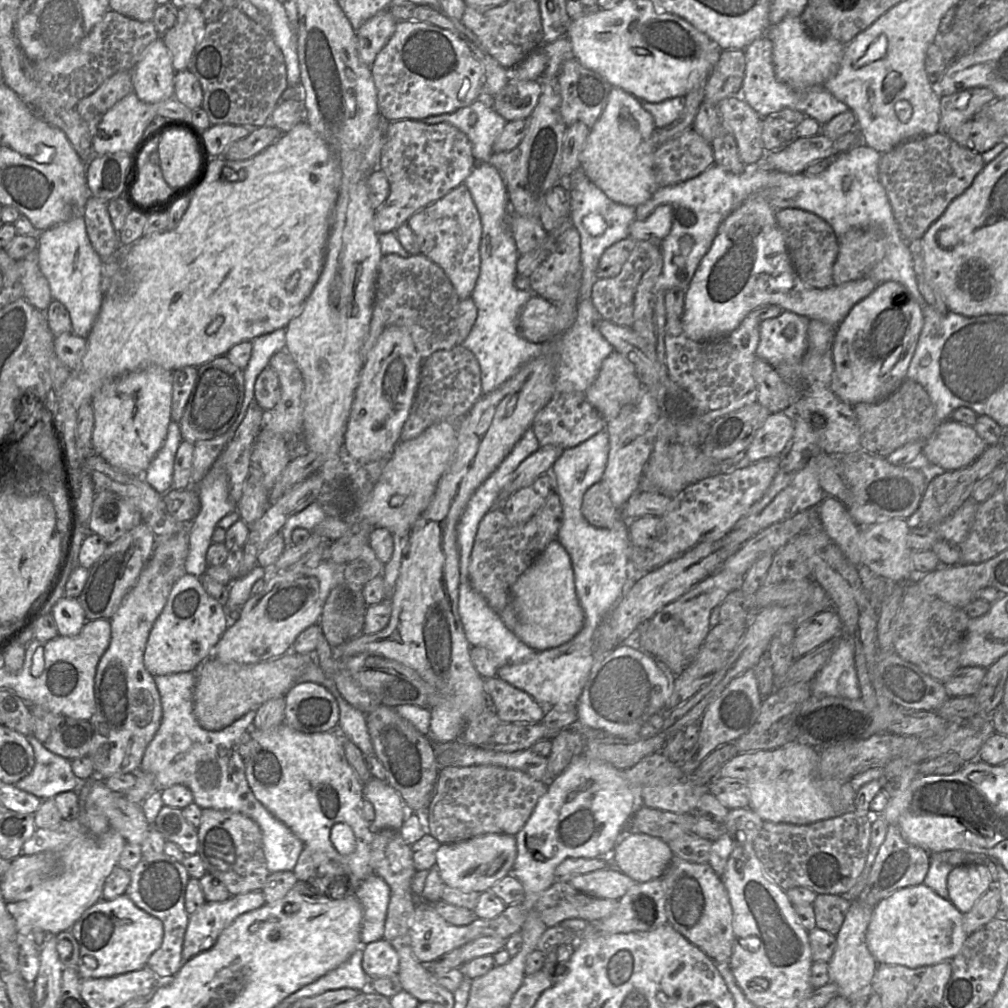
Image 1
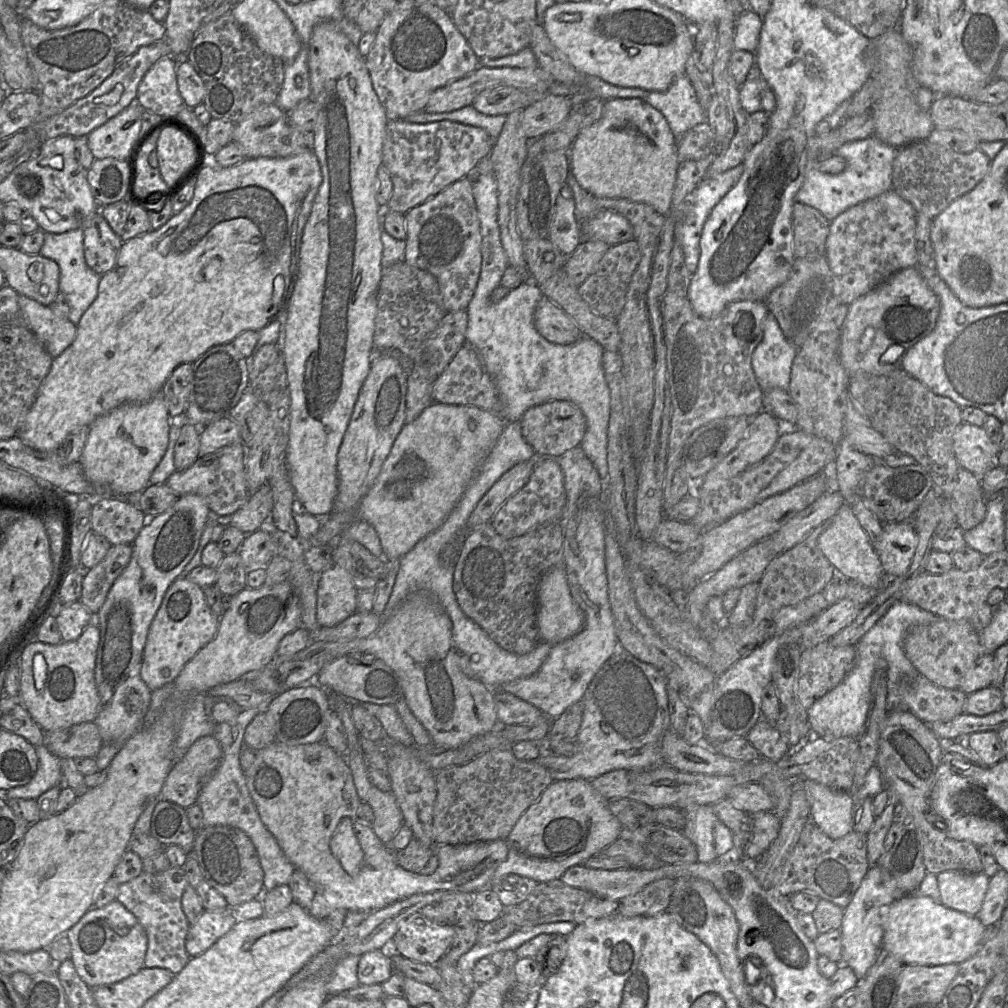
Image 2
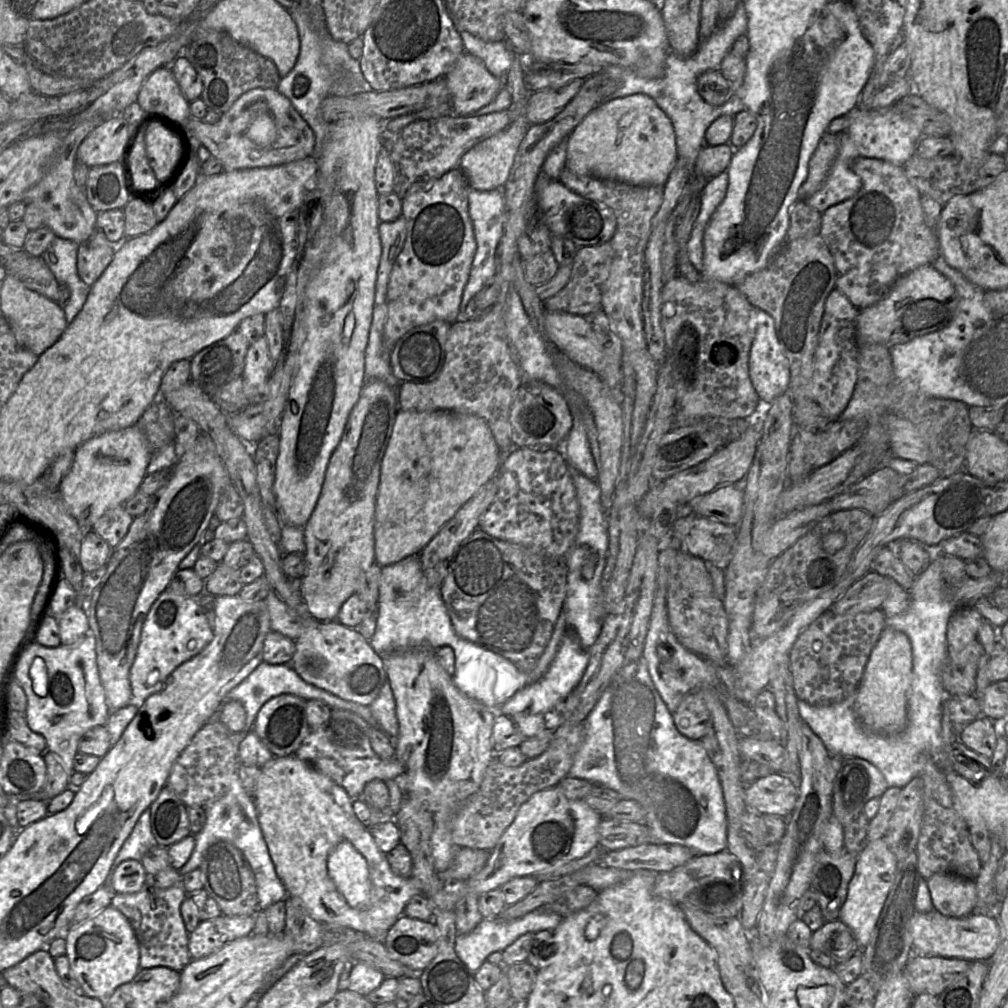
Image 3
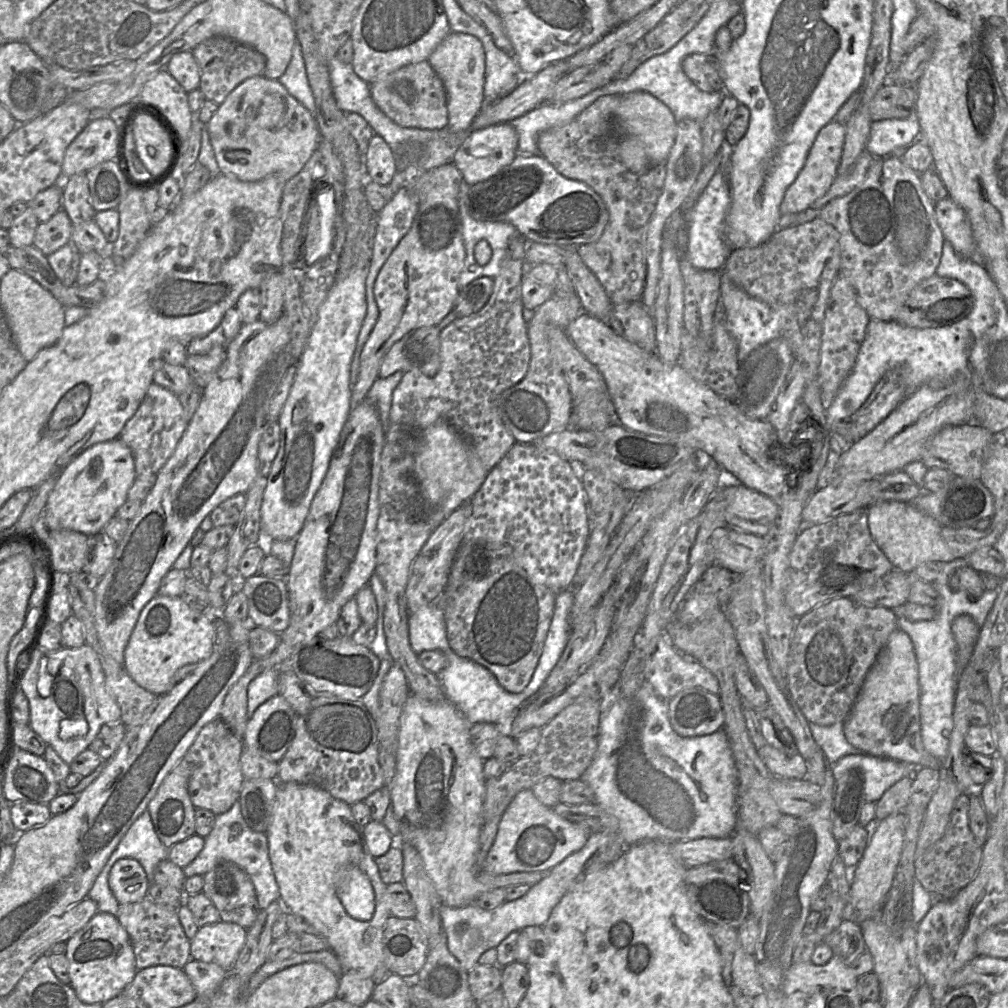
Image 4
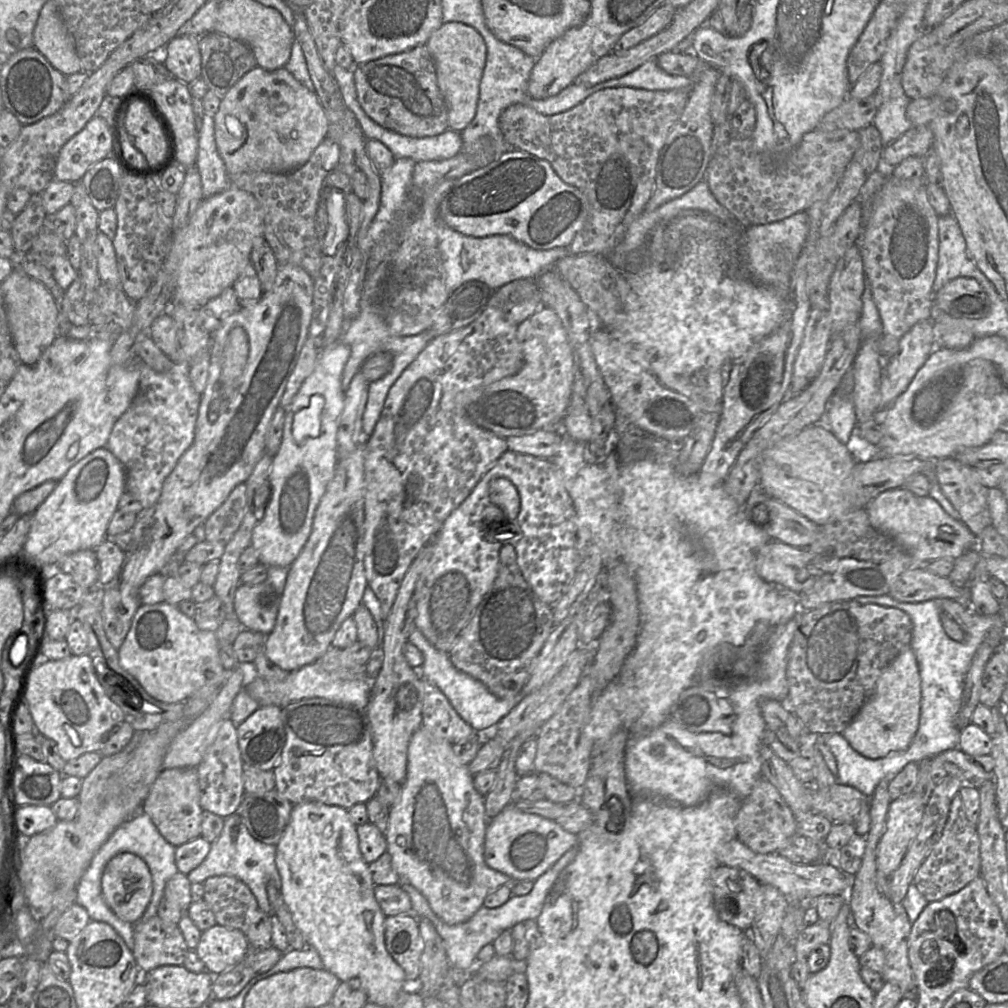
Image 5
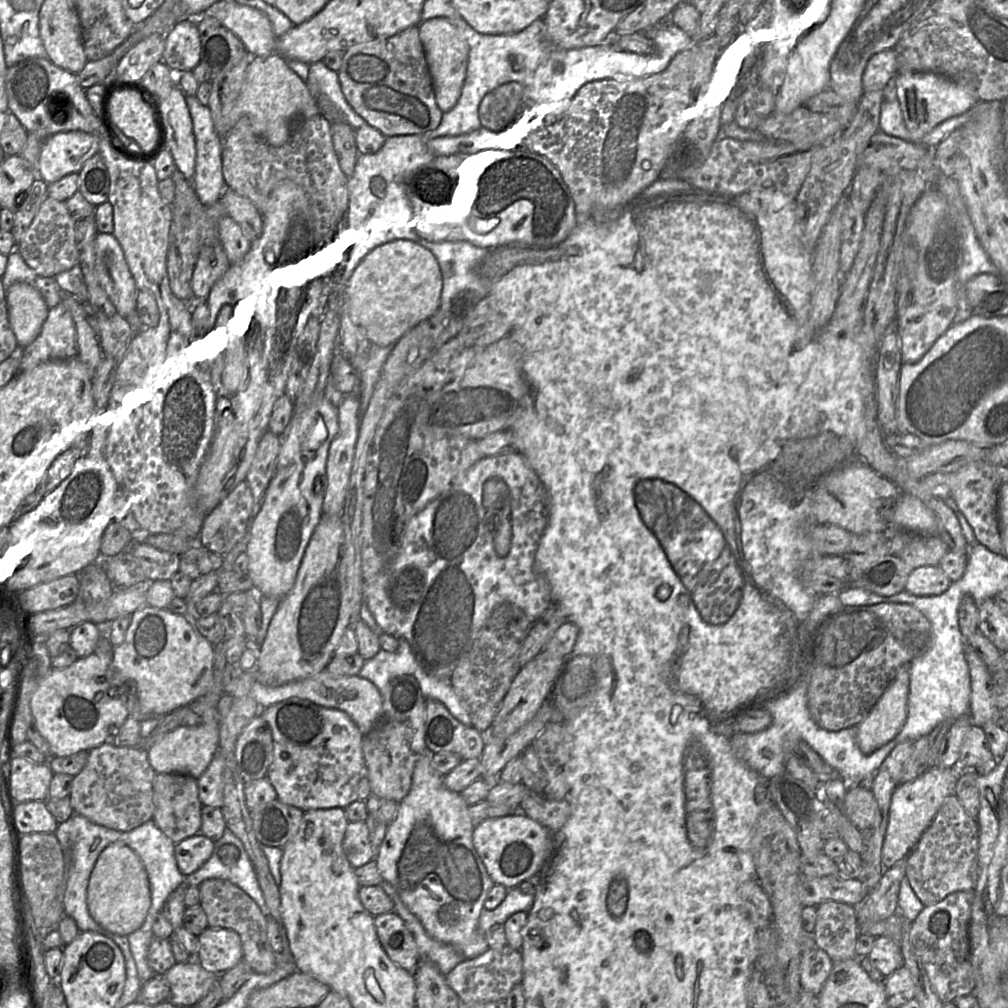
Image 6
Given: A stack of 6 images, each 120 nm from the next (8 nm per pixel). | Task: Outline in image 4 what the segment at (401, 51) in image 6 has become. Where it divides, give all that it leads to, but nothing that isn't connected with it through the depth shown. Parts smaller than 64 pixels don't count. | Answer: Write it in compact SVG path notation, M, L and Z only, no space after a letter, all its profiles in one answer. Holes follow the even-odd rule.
M428 60L401 67L370 84L376 106L396 124L422 130L444 129L448 124L447 94Z

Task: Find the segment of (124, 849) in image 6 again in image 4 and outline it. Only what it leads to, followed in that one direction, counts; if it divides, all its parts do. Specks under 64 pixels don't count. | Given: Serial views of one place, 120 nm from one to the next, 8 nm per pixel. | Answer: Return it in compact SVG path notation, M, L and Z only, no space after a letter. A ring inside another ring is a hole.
M122 858L114 863L108 883L119 904L139 902L148 896L147 875L142 865L132 858Z

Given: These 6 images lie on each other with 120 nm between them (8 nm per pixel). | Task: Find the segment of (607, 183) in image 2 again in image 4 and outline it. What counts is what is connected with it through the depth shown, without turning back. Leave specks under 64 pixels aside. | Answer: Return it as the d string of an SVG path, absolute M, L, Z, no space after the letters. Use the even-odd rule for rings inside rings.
M635 91L621 96L615 118L620 126L619 159L630 171L643 173L666 161L677 134L677 121L666 105L648 92Z

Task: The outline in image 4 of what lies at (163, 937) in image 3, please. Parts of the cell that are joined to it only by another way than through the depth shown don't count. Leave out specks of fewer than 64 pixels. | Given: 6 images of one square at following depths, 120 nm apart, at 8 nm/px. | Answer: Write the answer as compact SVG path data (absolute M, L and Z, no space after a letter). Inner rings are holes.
M149 896L129 904L119 904L117 919L128 933L138 970L164 965L183 969L191 958L189 940L182 928L178 909L154 902Z

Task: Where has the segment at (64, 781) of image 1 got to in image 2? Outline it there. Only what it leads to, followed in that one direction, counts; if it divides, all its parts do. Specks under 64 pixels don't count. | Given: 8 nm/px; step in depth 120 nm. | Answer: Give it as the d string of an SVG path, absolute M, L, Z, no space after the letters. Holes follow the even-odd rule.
M45 744L35 746L38 766L32 779L25 785L4 792L5 799L34 799L55 786L63 786L61 759L51 753Z

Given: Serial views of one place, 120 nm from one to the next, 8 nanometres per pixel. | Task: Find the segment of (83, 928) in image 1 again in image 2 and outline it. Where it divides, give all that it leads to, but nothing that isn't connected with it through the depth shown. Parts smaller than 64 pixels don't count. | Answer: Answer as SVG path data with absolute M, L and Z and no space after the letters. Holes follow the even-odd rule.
M117 900L103 908L92 907L66 935L71 944L70 961L91 989L122 981L144 967L146 933L137 918Z

